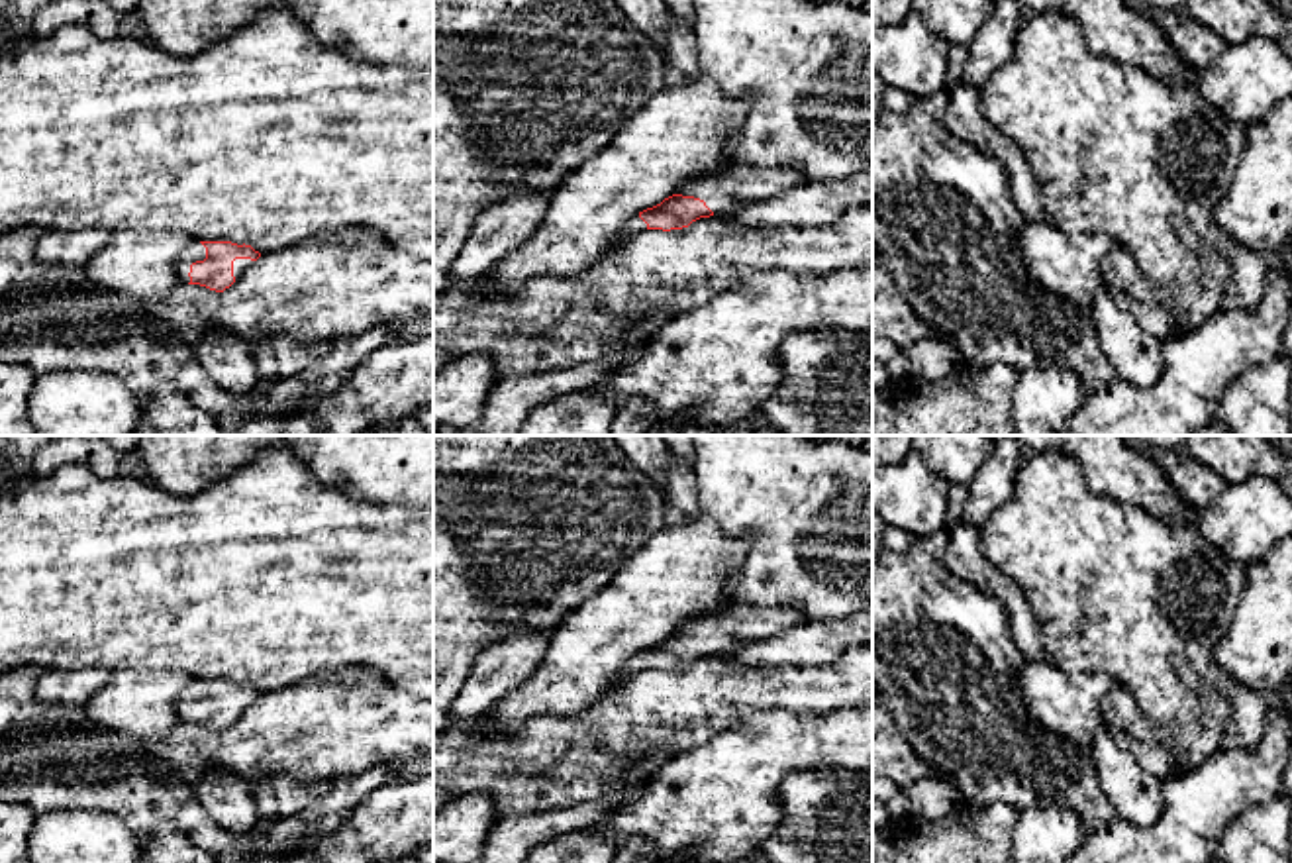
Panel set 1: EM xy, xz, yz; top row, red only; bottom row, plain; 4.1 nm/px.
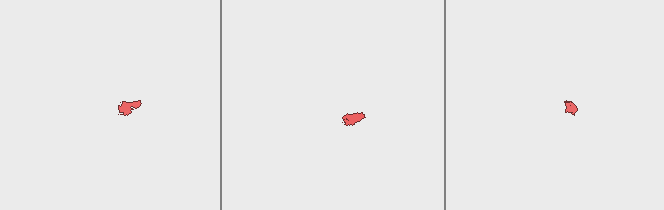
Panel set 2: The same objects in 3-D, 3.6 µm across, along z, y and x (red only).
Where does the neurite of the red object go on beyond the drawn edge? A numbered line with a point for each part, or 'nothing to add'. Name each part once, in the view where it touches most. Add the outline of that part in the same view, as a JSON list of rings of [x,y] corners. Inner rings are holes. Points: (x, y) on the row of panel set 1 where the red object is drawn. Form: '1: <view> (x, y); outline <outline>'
1: xy (197, 252); outline [[[192,241],[192,245],[176,261],[176,277],[180,284],[190,282],[190,277],[188,277],[190,265],[204,259],[206,259],[206,247],[200,241]]]
2: xz (742, 183); outline [[[729,165],[716,177],[688,180],[676,194],[706,202],[714,216],[729,214],[741,202],[761,202],[800,184],[808,177],[790,165]]]

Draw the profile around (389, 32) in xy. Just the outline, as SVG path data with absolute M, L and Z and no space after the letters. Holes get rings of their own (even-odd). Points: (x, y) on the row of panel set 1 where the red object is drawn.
M284 0L318 41L369 63L433 69L433 0Z

